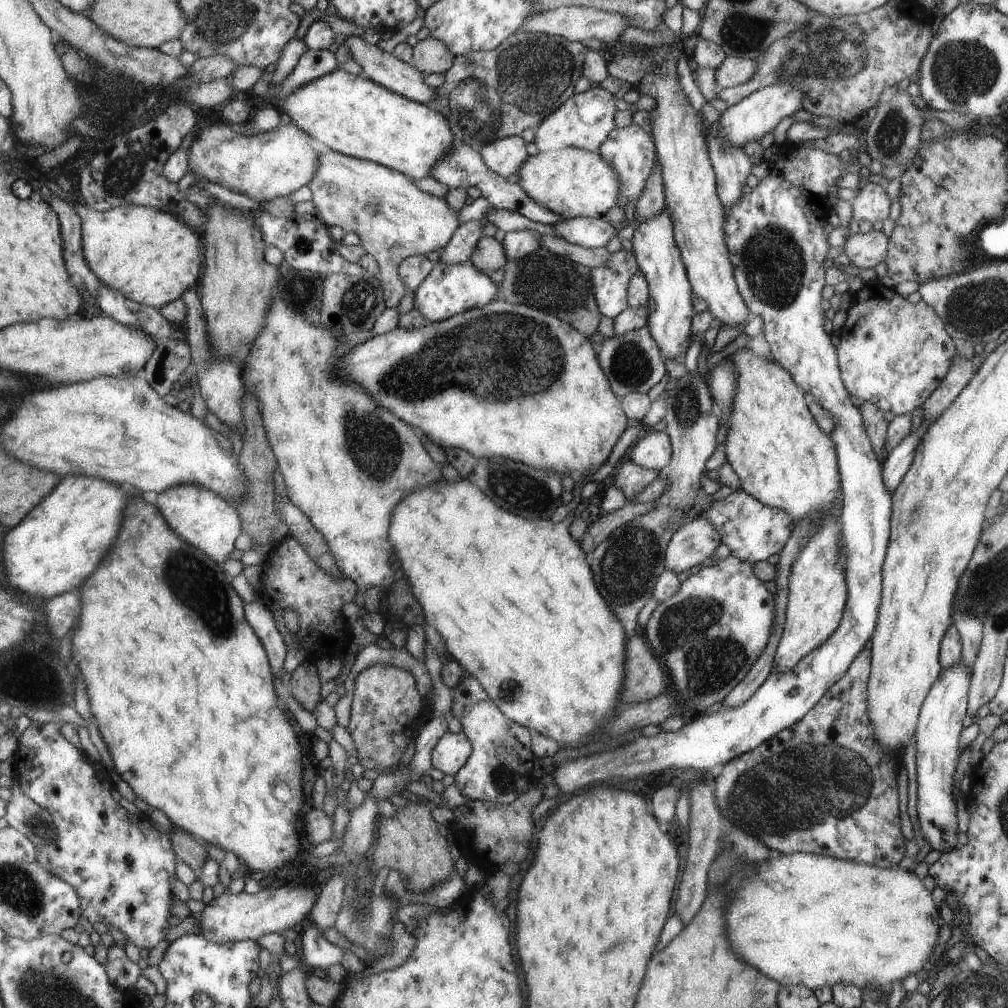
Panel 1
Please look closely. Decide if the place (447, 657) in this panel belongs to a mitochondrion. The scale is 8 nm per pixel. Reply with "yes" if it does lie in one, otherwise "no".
no

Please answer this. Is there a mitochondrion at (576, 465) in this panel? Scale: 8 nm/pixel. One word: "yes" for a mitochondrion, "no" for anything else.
no

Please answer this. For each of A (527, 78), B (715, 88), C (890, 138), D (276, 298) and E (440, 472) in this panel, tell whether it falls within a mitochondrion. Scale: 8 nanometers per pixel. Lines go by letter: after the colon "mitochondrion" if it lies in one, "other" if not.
A: mitochondrion
B: other
C: mitochondrion
D: other
E: other

